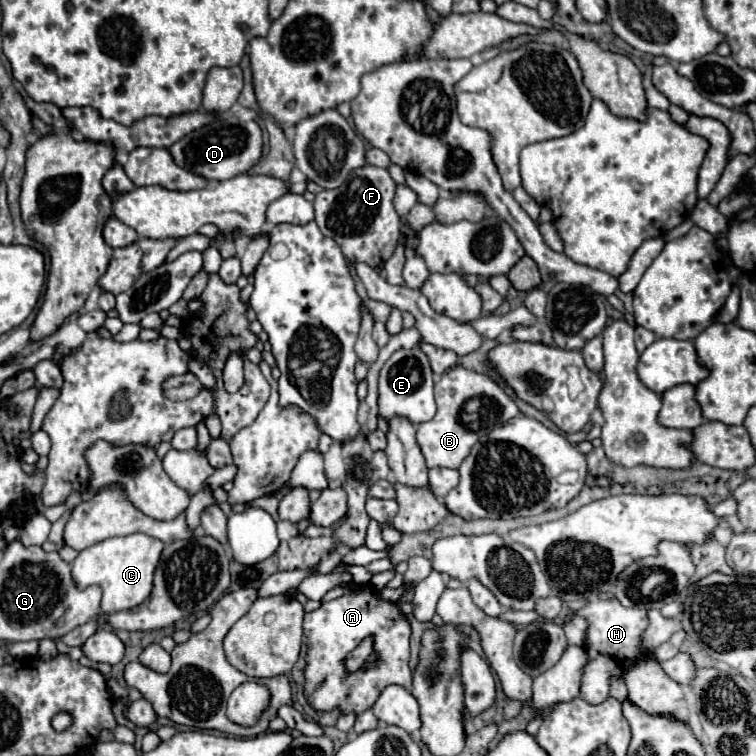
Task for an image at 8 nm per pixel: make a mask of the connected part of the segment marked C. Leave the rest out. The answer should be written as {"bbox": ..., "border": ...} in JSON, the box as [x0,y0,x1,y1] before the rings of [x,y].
{"bbox":[71,533,165,613],"border":[[[133,533],[125,537],[111,537],[97,545],[83,549],[77,559],[71,563],[71,577],[79,589],[89,585],[99,585],[103,589],[101,611],[115,613],[141,605],[153,587],[153,573],[157,569],[157,561],[161,549],[165,545],[145,533]]]}

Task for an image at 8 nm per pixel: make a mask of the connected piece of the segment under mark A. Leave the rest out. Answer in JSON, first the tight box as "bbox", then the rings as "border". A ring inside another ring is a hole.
{"bbox":[305,587,411,713],"border":[[[361,587],[359,593],[345,595],[323,603],[317,611],[305,615],[305,643],[309,647],[307,659],[309,665],[305,669],[305,697],[307,703],[317,711],[331,711],[341,707],[343,713],[355,711],[363,713],[371,709],[381,695],[381,691],[389,685],[411,687],[411,669],[409,669],[409,635],[411,627],[397,605],[381,601],[377,589]],[[375,635],[375,649],[379,651],[379,665],[371,671],[345,673],[347,653],[353,651],[363,637]]]}

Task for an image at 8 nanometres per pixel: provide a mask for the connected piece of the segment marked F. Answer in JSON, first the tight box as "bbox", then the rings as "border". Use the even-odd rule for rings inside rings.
{"bbox":[315,165,401,269],"border":[[[363,165],[359,169],[353,169],[341,187],[323,189],[315,195],[315,223],[319,225],[323,235],[335,239],[349,261],[383,269],[383,263],[393,255],[401,235],[401,219],[397,217],[397,211],[393,207],[393,197],[395,181],[387,173],[387,169]]]}

